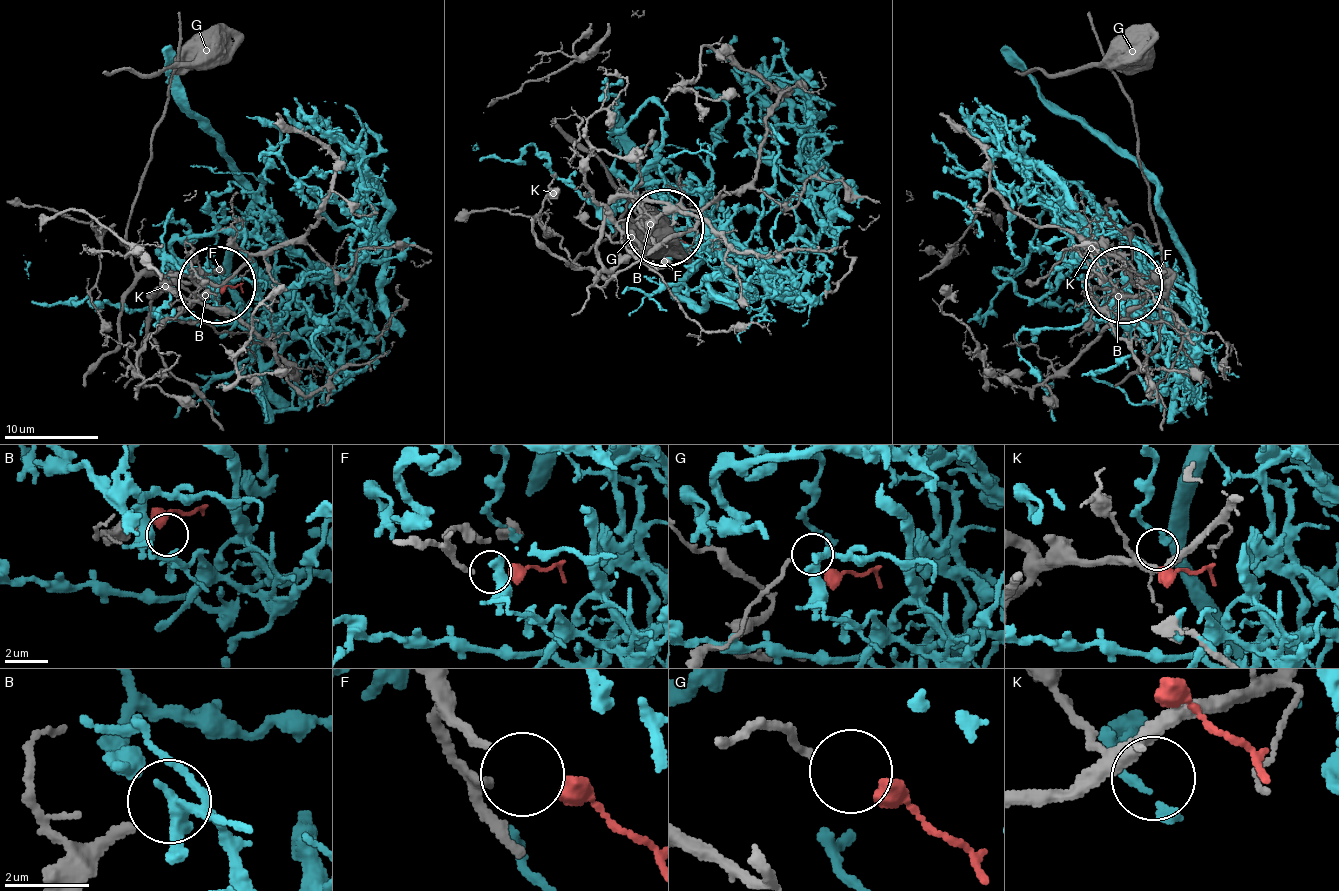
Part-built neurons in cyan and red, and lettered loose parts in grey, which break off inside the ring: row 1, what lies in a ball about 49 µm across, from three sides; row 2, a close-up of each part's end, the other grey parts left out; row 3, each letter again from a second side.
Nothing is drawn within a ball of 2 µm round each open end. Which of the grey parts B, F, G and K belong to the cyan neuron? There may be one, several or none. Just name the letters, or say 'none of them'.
none of them

